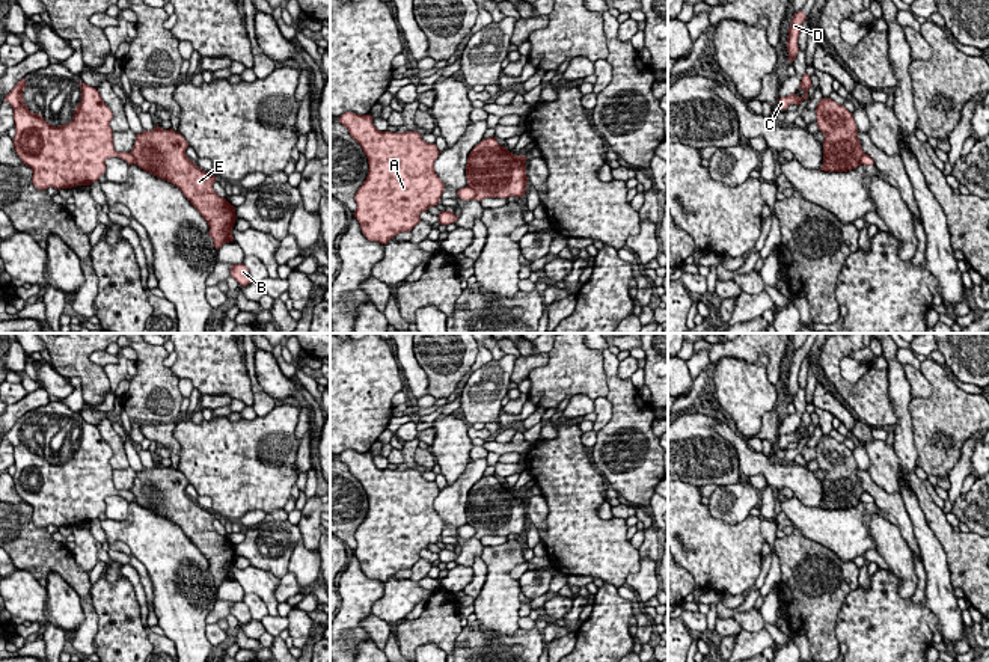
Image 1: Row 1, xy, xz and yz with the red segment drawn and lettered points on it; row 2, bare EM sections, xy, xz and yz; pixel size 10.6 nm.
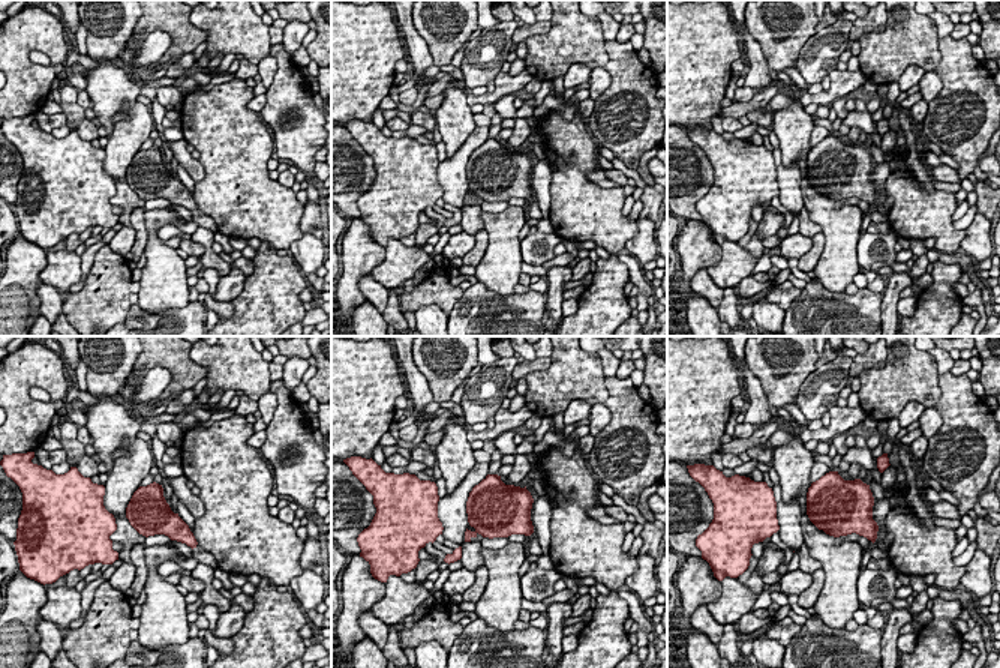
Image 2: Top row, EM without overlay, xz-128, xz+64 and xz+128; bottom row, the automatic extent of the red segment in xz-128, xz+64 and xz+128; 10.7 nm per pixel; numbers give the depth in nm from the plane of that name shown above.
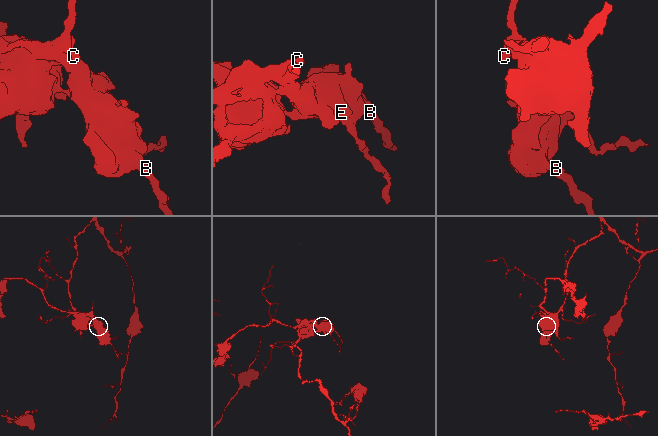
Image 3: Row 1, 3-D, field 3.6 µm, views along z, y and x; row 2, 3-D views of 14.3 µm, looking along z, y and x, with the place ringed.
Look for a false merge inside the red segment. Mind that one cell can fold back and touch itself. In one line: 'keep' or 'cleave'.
cleave

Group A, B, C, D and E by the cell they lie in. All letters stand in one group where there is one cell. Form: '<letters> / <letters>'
A / B C D E

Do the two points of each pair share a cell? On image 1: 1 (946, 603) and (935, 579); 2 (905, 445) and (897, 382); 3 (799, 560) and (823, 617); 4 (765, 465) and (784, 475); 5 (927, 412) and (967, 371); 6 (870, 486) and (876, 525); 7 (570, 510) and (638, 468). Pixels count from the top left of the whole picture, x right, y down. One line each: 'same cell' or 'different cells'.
1: same cell
2: same cell
3: same cell
4: same cell
5: different cells
6: different cells
7: different cells

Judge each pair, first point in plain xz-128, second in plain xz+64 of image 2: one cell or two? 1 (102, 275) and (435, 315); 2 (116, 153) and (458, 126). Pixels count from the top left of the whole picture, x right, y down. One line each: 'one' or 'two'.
1: two
2: two

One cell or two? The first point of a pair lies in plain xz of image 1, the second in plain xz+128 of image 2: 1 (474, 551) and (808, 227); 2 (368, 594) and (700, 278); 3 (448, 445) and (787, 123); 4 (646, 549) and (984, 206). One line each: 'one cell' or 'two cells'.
1: one cell
2: two cells
3: one cell
4: one cell

